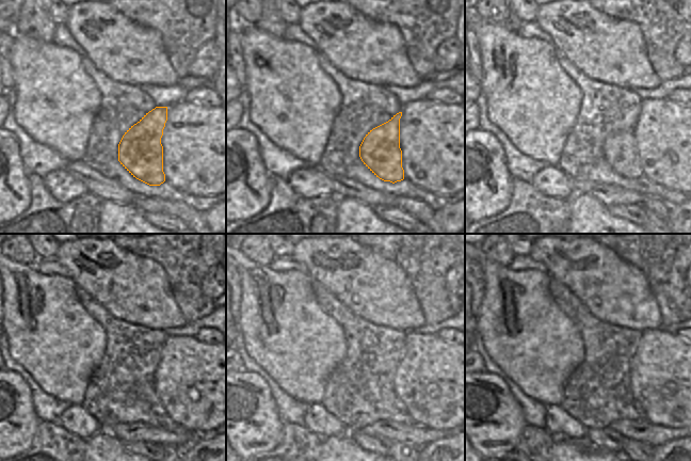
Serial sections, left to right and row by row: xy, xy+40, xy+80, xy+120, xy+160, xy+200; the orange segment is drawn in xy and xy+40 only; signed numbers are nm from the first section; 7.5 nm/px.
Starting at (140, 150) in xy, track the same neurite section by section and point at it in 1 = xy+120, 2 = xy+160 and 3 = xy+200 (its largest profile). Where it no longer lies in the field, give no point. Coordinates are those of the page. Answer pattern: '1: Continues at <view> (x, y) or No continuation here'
1: Continues at xy+120 (158, 409)
2: Continues at xy+160 (400, 406)
3: Continues at xy+200 (638, 407).

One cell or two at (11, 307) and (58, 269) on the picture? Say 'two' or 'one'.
two

